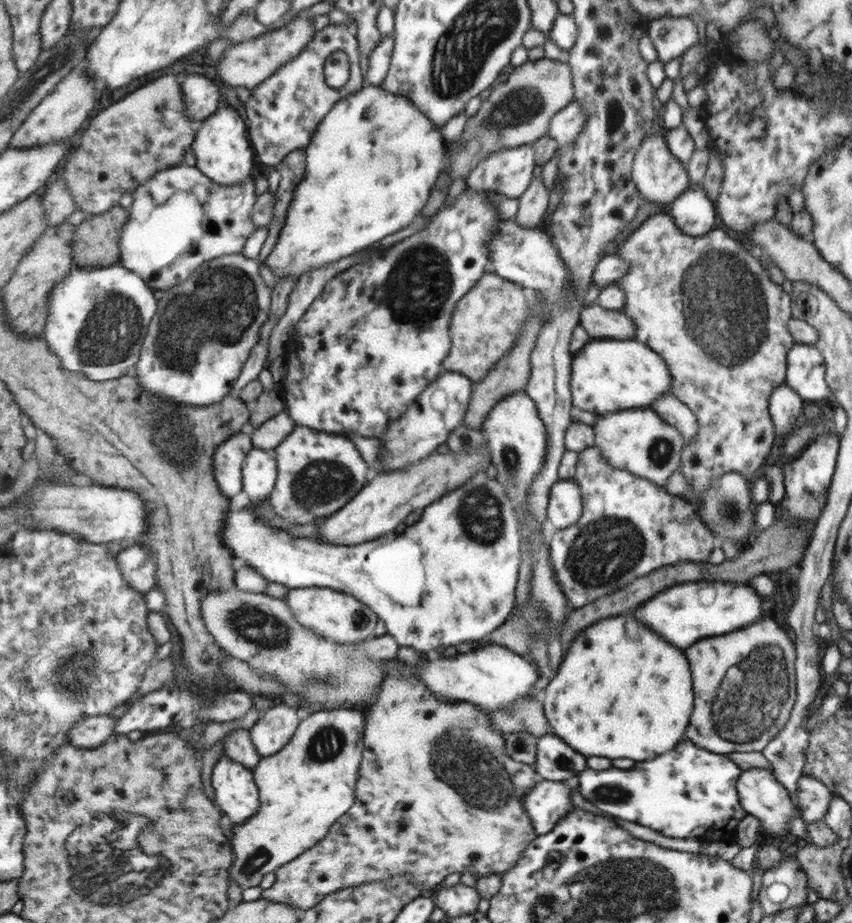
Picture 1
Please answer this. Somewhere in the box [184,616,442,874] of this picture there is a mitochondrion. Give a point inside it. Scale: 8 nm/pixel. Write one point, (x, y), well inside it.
(327, 743)

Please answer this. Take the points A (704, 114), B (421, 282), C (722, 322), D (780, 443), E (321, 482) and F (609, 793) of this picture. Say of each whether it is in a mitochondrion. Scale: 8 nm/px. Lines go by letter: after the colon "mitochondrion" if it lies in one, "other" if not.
A: other
B: mitochondrion
C: mitochondrion
D: other
E: mitochondrion
F: mitochondrion

